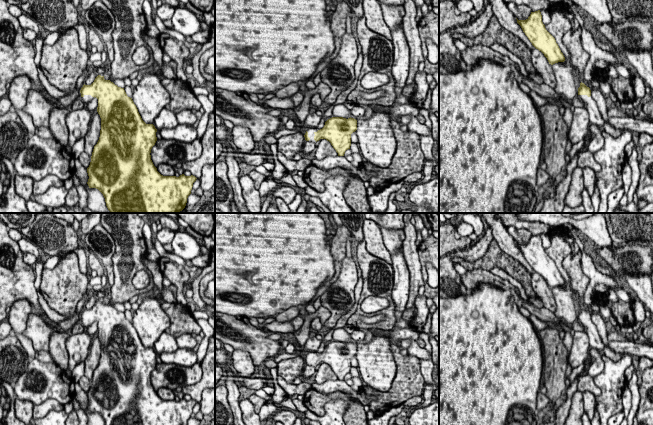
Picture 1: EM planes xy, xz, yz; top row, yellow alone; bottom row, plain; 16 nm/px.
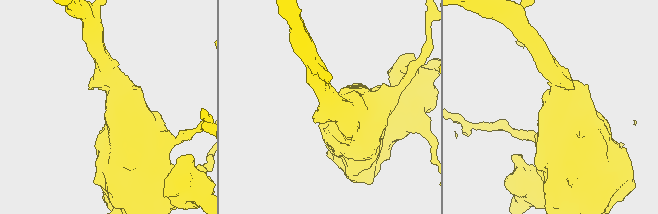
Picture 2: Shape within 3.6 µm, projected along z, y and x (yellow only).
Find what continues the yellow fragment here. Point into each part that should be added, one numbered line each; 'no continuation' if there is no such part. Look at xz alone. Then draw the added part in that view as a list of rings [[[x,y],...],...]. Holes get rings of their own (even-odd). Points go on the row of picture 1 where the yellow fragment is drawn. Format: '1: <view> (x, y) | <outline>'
1: xz (310, 131) | [[[308,128],[307,132],[308,132],[308,137],[310,138],[310,140],[308,142],[313,142],[316,143],[316,141],[314,140],[314,136],[315,136],[315,132],[317,132],[318,130],[316,128]]]

